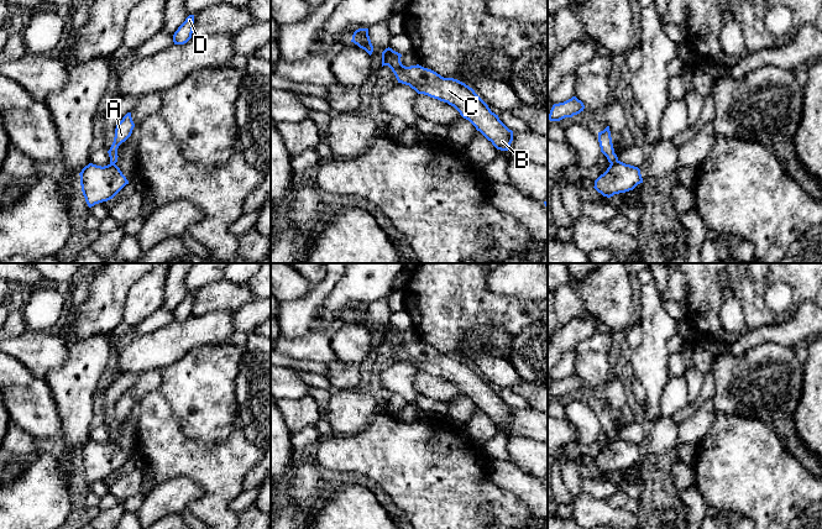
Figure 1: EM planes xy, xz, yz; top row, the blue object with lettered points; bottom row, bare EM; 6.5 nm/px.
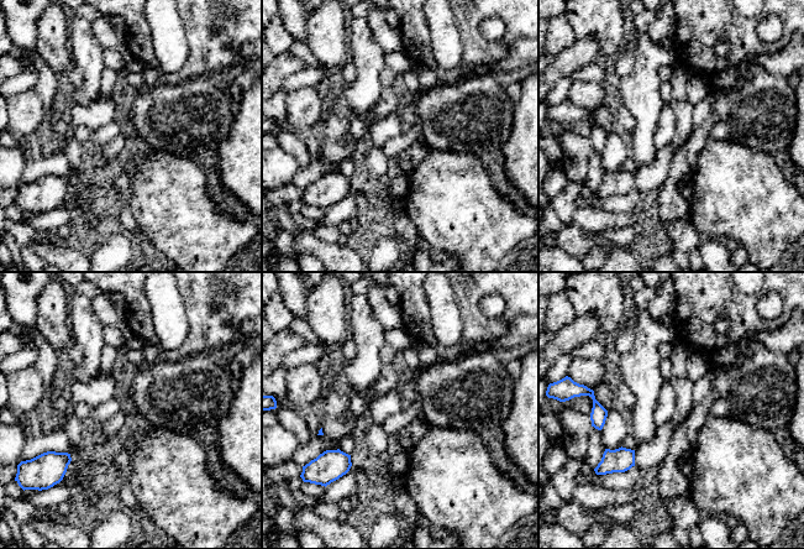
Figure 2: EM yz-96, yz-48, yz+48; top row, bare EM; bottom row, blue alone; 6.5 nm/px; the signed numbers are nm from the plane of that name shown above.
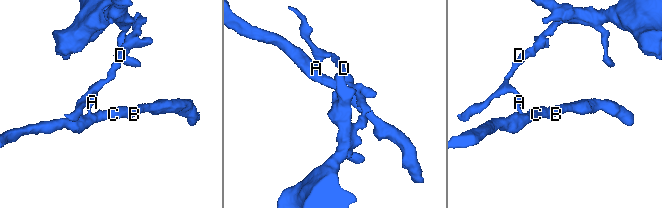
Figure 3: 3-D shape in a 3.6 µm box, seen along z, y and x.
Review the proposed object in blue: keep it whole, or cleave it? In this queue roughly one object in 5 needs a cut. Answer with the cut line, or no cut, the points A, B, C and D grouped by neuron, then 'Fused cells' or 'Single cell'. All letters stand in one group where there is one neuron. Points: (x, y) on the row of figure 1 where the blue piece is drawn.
Split along yz (617, 160), (611, 165). Groups: A D / B C. Fused cells

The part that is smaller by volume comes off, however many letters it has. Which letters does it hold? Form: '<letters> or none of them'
A, D

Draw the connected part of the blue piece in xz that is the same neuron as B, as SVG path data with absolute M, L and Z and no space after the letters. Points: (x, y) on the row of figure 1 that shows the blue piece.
M389 47L382 52L382 67L388 66L394 73L398 83L409 85L418 94L428 95L454 106L460 115L468 120L477 131L480 131L488 141L492 142L497 150L508 151L513 141L513 131L499 120L498 115L491 111L488 105L475 93L472 88L457 79L444 78L436 72L419 64L405 67L402 64L400 57L400 53Z

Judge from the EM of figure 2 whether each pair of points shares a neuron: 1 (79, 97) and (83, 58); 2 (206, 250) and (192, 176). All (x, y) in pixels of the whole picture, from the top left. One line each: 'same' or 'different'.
1: same
2: same

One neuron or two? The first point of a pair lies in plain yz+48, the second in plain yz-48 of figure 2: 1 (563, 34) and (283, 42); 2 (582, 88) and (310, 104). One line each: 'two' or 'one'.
1: one
2: one

